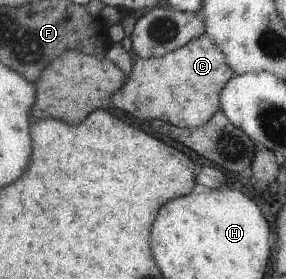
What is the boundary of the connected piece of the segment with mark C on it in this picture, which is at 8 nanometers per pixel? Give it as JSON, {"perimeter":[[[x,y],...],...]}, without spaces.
{"perimeter":[[[204,34],[171,53],[149,58],[132,55],[131,60],[131,70],[124,85],[111,95],[112,106],[140,120],[158,118],[182,129],[203,126],[204,122],[211,121],[219,110],[219,94],[236,76],[228,67],[223,52],[215,46],[212,38]]]}

